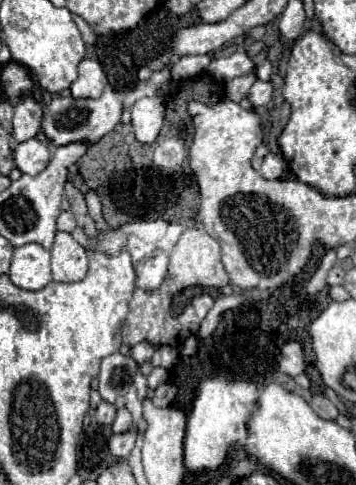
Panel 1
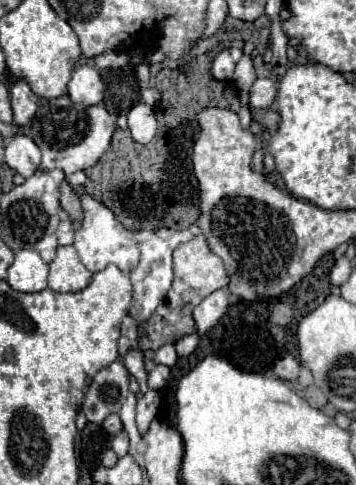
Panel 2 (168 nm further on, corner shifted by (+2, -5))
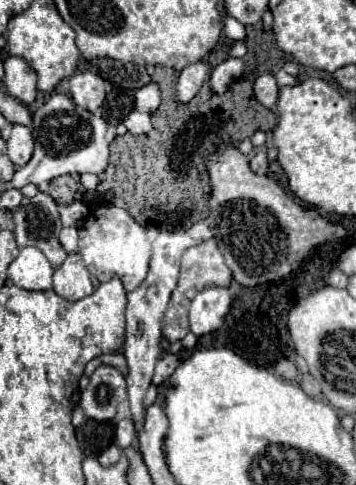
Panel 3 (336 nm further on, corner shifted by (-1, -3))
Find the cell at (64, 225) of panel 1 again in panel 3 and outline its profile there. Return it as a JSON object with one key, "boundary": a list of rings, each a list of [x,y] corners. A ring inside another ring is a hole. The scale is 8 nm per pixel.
{"boundary":[[[62,227],[58,241],[60,241],[60,245],[64,247],[66,253],[76,253],[78,251],[78,231],[76,231],[76,227]]]}

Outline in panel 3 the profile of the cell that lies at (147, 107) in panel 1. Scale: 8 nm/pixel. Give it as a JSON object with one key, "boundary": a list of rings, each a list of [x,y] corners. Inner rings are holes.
{"boundary":[[[132,111],[132,113],[124,119],[124,125],[126,125],[126,129],[128,129],[132,135],[142,135],[142,133],[148,133],[148,131],[152,129],[150,115],[148,115],[148,113],[138,113],[138,111]]]}

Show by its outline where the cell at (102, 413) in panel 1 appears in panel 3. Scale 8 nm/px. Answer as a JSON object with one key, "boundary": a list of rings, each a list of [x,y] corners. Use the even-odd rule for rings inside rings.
{"boundary":[[[122,419],[118,425],[116,425],[116,443],[118,447],[126,449],[132,445],[136,437],[136,429],[134,429],[134,421],[132,419]]]}

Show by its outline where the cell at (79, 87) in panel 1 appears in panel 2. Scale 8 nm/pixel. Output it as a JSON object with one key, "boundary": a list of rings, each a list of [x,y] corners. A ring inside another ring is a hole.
{"boundary":[[[89,63],[79,65],[73,71],[73,77],[69,81],[69,97],[73,103],[81,105],[97,105],[103,101],[103,81],[97,73],[97,69]]]}

